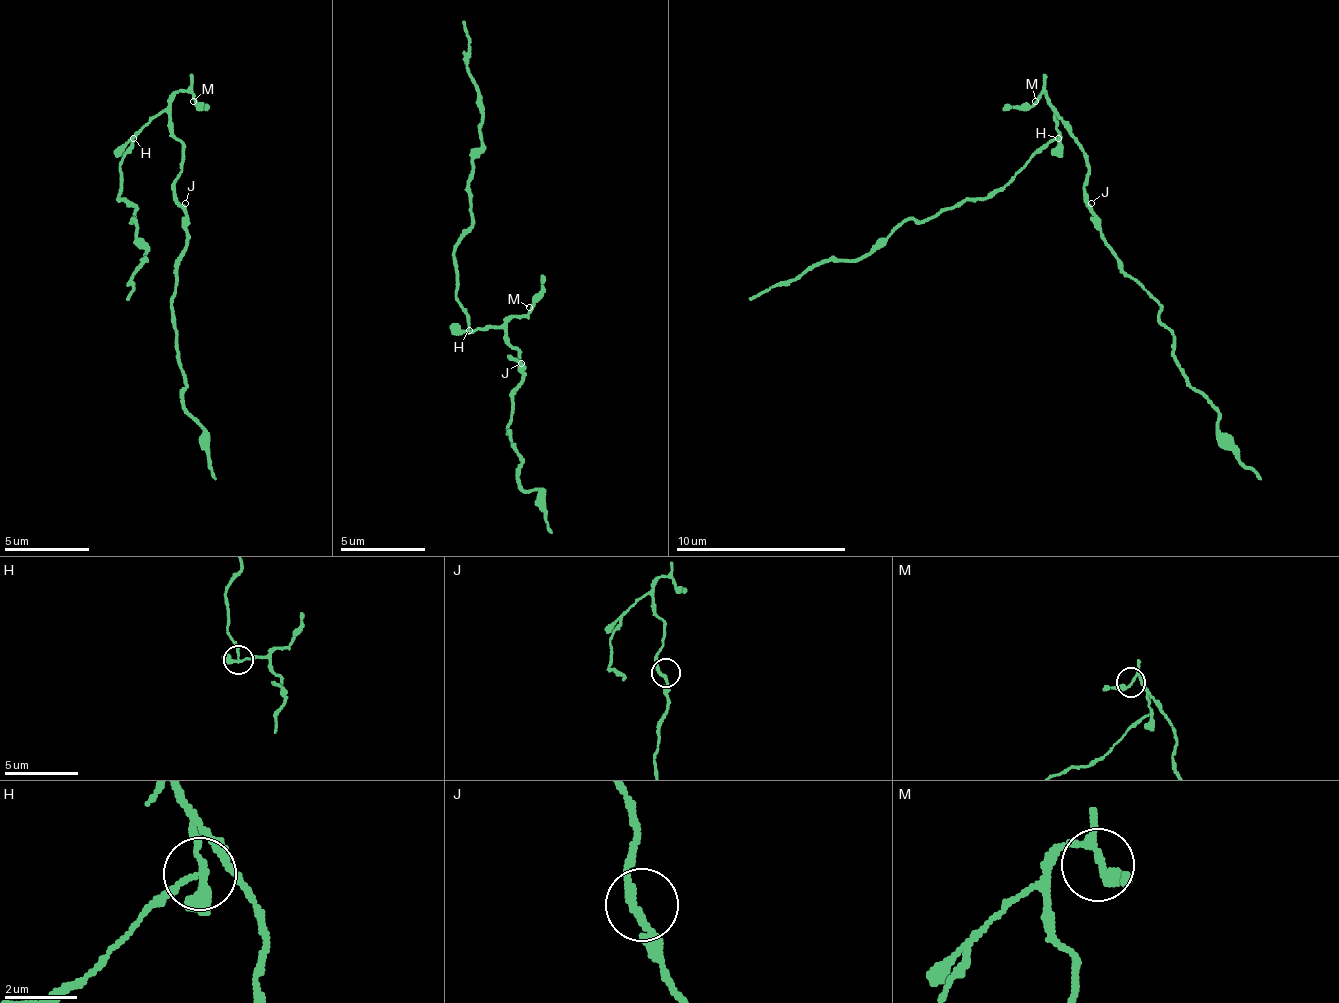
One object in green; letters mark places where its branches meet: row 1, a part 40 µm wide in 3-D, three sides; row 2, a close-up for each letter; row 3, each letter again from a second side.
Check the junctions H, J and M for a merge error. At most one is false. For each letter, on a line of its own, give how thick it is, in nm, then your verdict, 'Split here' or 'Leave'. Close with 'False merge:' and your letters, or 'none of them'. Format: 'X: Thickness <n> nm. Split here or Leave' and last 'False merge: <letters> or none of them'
H: Thickness 190 nm. Split here
J: Thickness 200 nm. Leave
M: Thickness 190 nm. Leave
False merge: H

